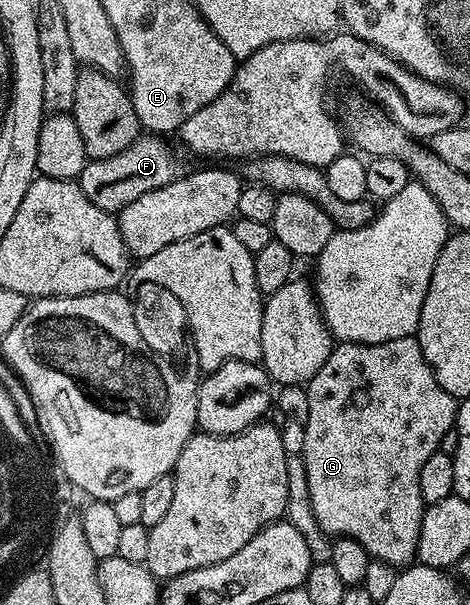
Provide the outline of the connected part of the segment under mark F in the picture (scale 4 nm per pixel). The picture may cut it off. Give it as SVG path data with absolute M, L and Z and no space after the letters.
M144 133L114 157L89 159L78 180L82 193L86 193L86 197L90 197L94 205L98 205L98 209L118 213L126 205L130 205L130 201L142 197L142 193L170 185L185 174L186 167L172 156L172 147L164 139L167 138L156 133Z

